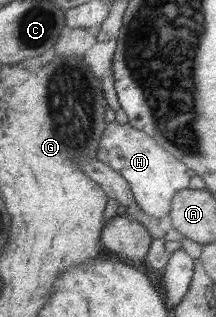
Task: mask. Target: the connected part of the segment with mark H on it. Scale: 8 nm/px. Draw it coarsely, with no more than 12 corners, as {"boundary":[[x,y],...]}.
{"boundary":[[107,123],[97,159],[142,211],[170,215],[187,167],[128,123]]}

